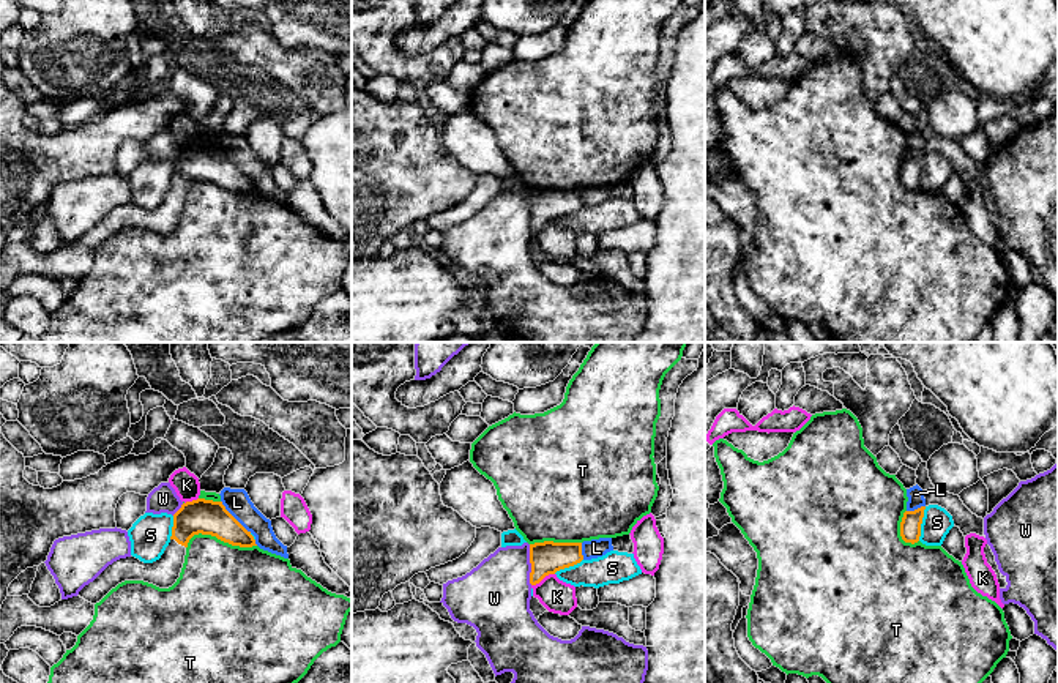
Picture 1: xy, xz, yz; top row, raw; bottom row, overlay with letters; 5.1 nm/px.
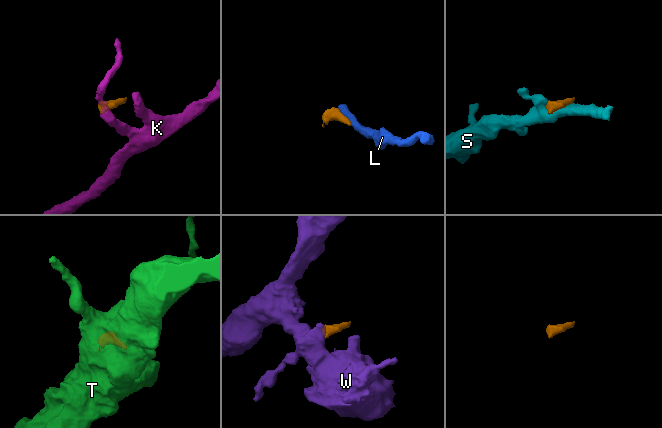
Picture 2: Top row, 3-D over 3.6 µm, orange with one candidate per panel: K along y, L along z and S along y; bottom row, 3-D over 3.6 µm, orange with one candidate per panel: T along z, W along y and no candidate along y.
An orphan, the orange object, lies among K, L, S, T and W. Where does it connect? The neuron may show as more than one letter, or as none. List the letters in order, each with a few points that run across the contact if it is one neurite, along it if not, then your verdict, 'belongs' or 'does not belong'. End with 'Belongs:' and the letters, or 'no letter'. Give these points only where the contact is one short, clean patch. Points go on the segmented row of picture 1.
K: line xz (554, 573), (532, 585); does not belong
L: line xy (221, 500), (251, 532); does not belong
S: does not belong
T: does not belong
W: line xz (528, 544), (532, 584); does not belong
Belongs: no letter

